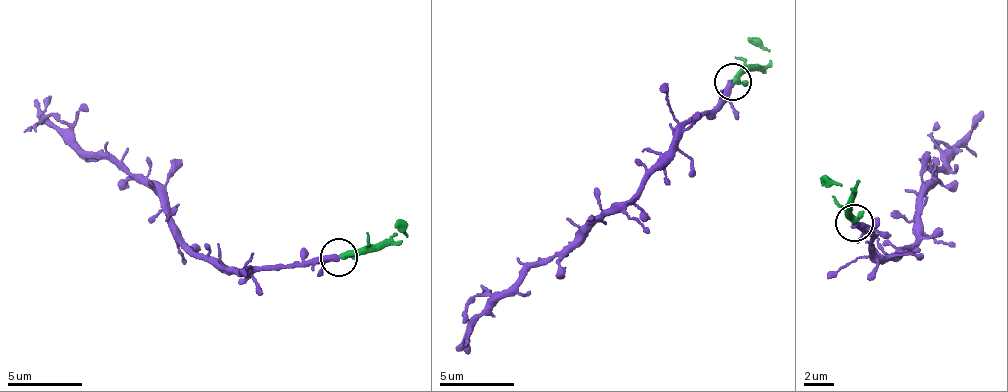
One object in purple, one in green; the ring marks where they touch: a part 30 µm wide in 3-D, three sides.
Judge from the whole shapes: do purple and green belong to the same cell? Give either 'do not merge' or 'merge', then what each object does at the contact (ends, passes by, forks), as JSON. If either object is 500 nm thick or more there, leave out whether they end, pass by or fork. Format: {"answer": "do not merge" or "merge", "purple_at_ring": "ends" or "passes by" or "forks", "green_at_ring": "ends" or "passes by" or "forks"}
{"answer": "merge", "purple_at_ring": "ends", "green_at_ring": "passes by"}

